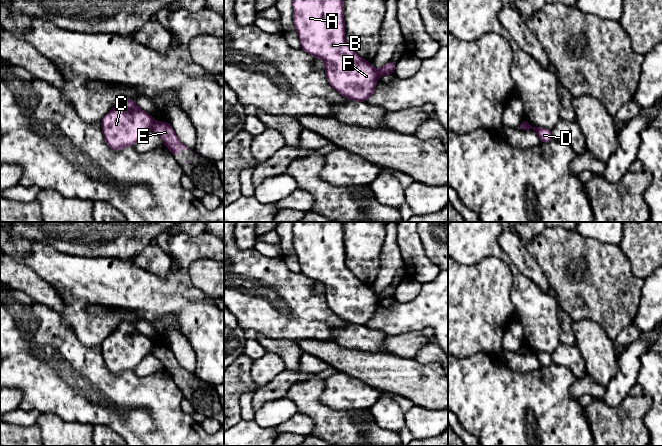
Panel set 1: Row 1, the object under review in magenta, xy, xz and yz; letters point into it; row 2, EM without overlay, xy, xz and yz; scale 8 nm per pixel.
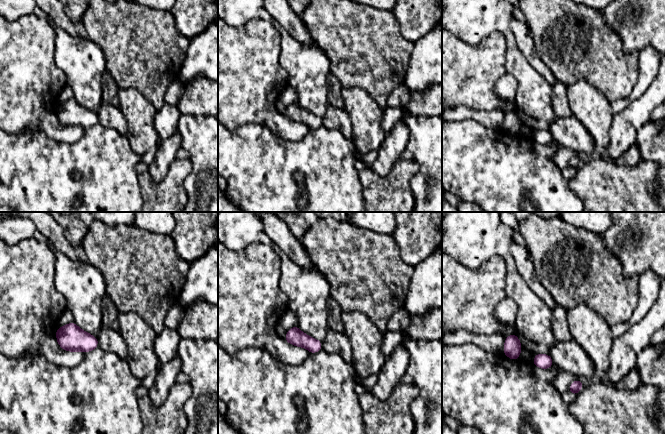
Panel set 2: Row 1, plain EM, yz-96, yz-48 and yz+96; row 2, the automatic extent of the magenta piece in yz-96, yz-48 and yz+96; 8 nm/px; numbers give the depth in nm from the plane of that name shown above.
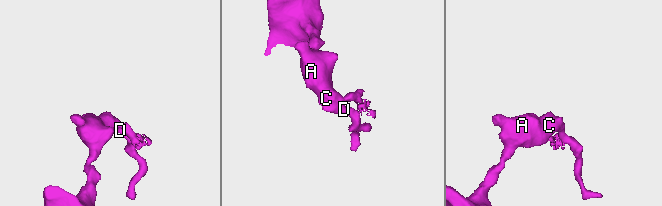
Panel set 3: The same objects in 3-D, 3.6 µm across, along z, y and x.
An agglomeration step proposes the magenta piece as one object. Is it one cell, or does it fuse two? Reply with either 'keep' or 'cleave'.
cleave

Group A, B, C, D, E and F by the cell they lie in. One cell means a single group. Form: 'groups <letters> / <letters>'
groups A B C D F / E

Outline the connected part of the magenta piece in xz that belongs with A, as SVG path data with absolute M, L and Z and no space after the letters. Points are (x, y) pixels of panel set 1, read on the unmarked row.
M292 222L293 245L301 267L301 274L320 282L324 288L328 307L349 324L366 326L373 318L377 305L377 294L371 287L360 281L345 264L343 222Z

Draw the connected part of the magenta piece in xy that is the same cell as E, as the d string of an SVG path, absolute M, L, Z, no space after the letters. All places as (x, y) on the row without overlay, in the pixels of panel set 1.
M155 345L152 353L162 362L163 368L171 375L174 382L181 373L189 373L179 365L169 346Z

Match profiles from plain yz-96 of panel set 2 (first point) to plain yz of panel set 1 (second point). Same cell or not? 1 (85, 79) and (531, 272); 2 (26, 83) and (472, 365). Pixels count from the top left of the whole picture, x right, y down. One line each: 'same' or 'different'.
1: different
2: different

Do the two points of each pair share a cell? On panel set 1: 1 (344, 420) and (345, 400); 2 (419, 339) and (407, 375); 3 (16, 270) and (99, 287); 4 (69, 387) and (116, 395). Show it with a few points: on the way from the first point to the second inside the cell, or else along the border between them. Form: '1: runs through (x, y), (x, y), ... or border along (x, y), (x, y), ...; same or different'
1: border along (322, 403), (335, 409), (352, 410); different
2: border along (390, 351), (414, 358); different
3: border along (25, 263), (56, 290); different
4: runs through (81, 389), (93, 395), (104, 395); same

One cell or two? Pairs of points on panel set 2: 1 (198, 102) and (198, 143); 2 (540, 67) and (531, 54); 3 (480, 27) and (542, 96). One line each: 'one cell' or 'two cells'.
1: two cells
2: one cell
3: one cell

